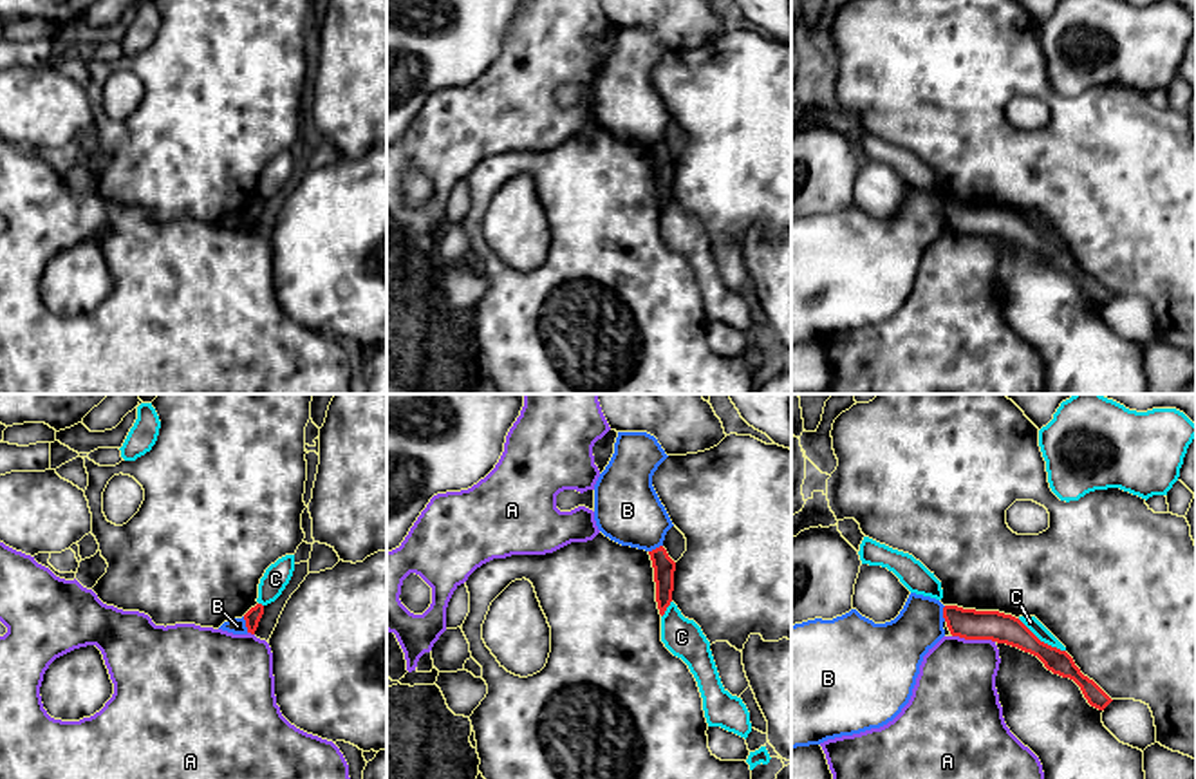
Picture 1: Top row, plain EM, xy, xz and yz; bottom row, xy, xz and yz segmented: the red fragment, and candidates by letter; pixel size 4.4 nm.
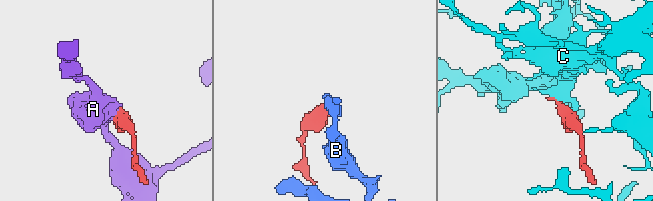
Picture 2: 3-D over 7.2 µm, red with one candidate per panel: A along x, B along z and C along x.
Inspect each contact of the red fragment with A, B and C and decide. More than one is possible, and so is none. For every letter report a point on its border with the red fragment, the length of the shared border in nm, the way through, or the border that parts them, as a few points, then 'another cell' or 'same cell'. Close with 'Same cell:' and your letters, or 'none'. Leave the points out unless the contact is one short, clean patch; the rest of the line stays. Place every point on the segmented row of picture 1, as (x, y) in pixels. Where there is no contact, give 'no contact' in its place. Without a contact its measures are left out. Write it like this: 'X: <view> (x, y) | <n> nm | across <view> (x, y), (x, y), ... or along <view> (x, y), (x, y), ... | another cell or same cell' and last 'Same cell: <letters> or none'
A: yz (974, 638) | 190 nm | another cell
B: xy (246, 624) | 80 nm | along xy (242, 617), (248, 631) | another cell
C: yz (1039, 640) | 260 nm | another cell
Same cell: none

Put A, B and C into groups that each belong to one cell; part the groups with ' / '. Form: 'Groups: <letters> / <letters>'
Groups: A / B / C

